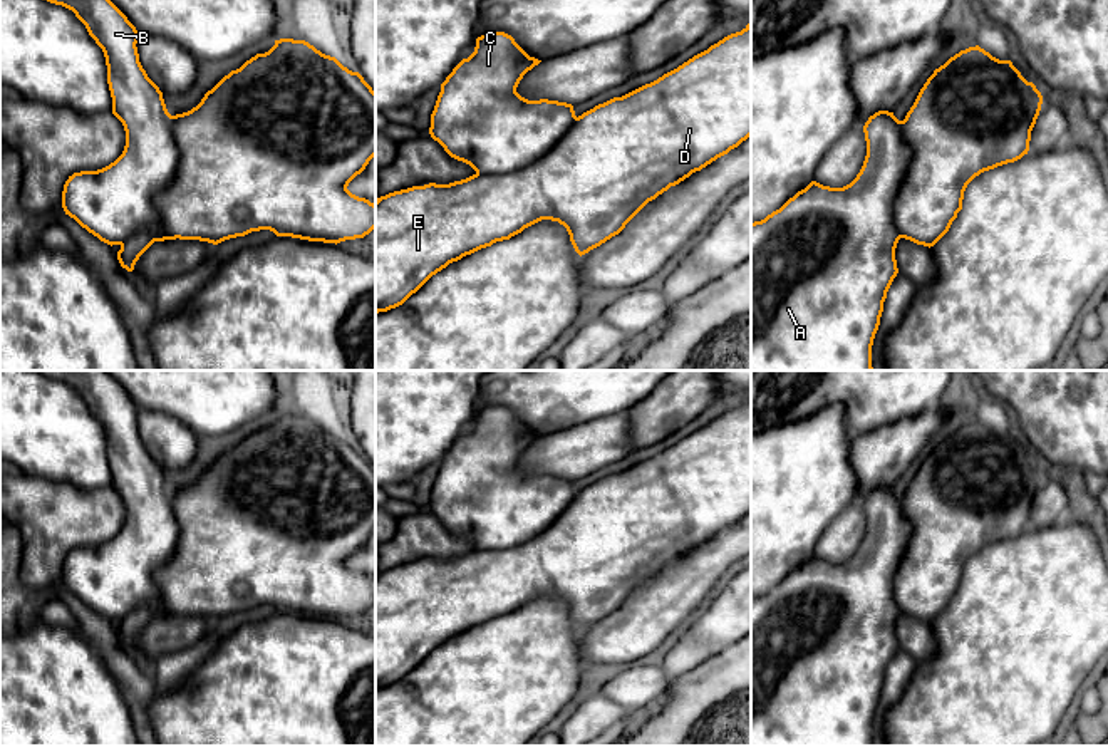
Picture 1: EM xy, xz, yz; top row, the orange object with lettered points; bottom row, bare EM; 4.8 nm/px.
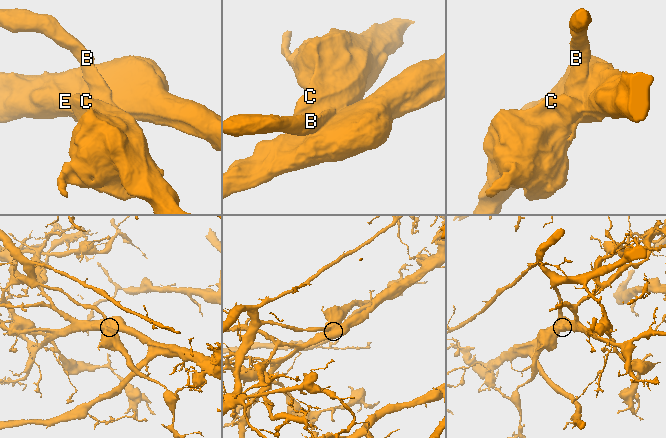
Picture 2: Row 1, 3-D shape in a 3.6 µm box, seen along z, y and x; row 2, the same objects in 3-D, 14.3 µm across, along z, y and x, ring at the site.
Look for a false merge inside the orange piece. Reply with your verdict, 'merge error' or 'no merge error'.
merge error

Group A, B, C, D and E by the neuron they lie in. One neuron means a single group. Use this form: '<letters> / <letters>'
A B C / D E

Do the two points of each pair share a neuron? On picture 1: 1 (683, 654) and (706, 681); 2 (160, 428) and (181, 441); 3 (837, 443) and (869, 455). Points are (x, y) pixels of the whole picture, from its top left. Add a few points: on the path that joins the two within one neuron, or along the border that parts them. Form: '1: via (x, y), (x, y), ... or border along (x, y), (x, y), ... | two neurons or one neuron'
1: border along (730, 646), (669, 681) | two neurons
2: via (165, 433), (176, 441) | one neuron
3: border along (854, 438), (850, 463), (859, 486) | two neurons

